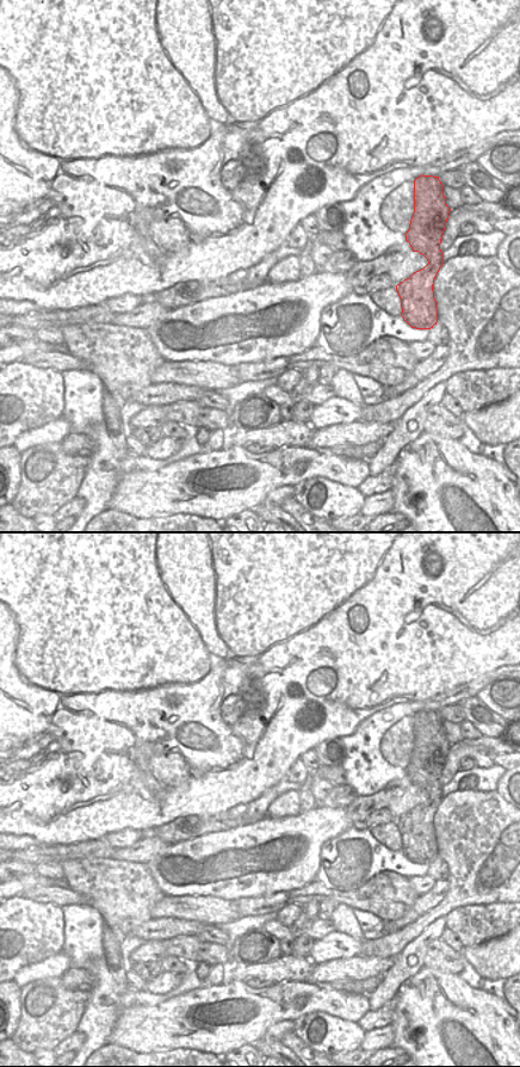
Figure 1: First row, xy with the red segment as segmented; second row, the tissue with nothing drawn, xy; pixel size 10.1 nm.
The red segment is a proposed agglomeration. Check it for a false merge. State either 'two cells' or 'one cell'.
one cell

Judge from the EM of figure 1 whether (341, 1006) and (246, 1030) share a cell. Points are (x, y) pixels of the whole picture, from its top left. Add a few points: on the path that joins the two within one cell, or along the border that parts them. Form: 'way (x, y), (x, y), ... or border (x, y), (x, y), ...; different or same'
way (317, 1000), (313, 1000), (301, 1011), (270, 1012); same

